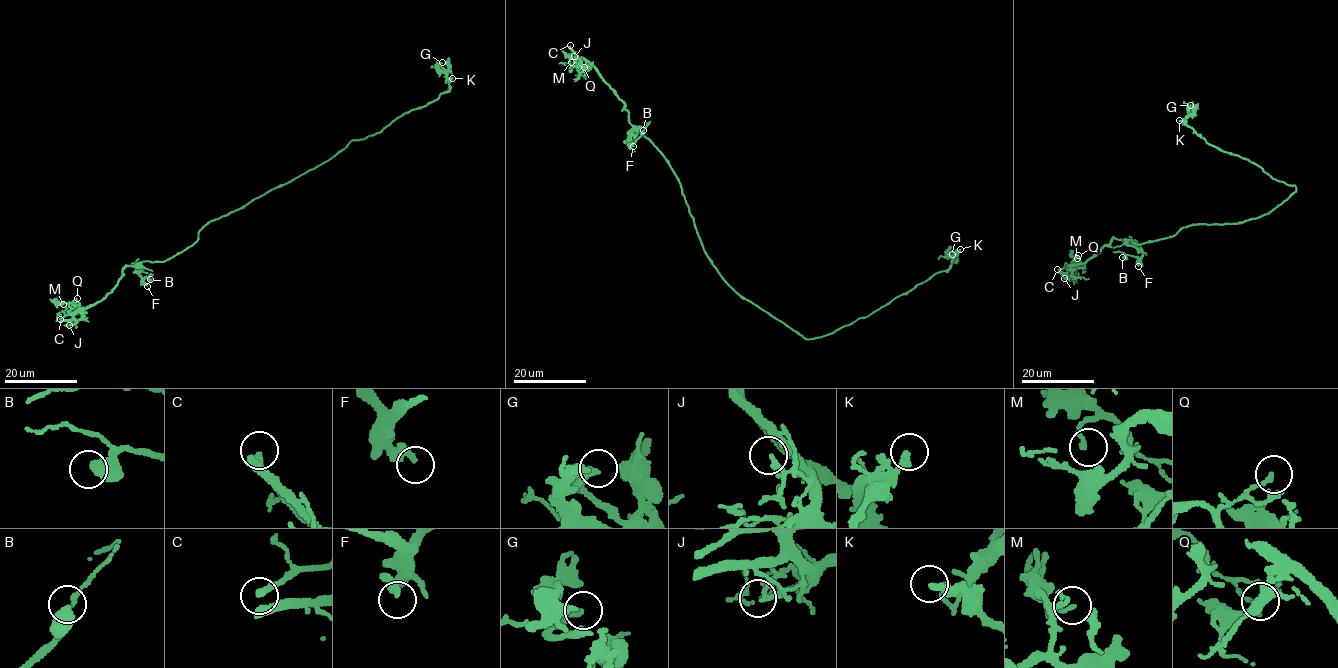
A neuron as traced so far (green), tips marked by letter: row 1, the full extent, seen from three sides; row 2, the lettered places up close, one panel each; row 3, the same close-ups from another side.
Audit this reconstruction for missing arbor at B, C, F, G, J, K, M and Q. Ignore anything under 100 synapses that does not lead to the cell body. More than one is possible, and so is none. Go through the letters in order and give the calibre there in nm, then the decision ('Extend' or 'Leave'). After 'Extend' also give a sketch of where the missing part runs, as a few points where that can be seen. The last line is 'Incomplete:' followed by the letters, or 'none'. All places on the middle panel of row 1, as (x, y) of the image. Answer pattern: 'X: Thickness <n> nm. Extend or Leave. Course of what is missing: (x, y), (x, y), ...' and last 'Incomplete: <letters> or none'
B: Thickness 380 nm. Leave
C: Thickness 160 nm. Extend
F: Thickness 320 nm. Leave
G: Thickness 320 nm. Leave
J: Thickness 150 nm. Leave
K: Thickness 240 nm. Leave
M: Thickness 160 nm. Leave
Q: Thickness 120 nm. Leave
Incomplete: C

